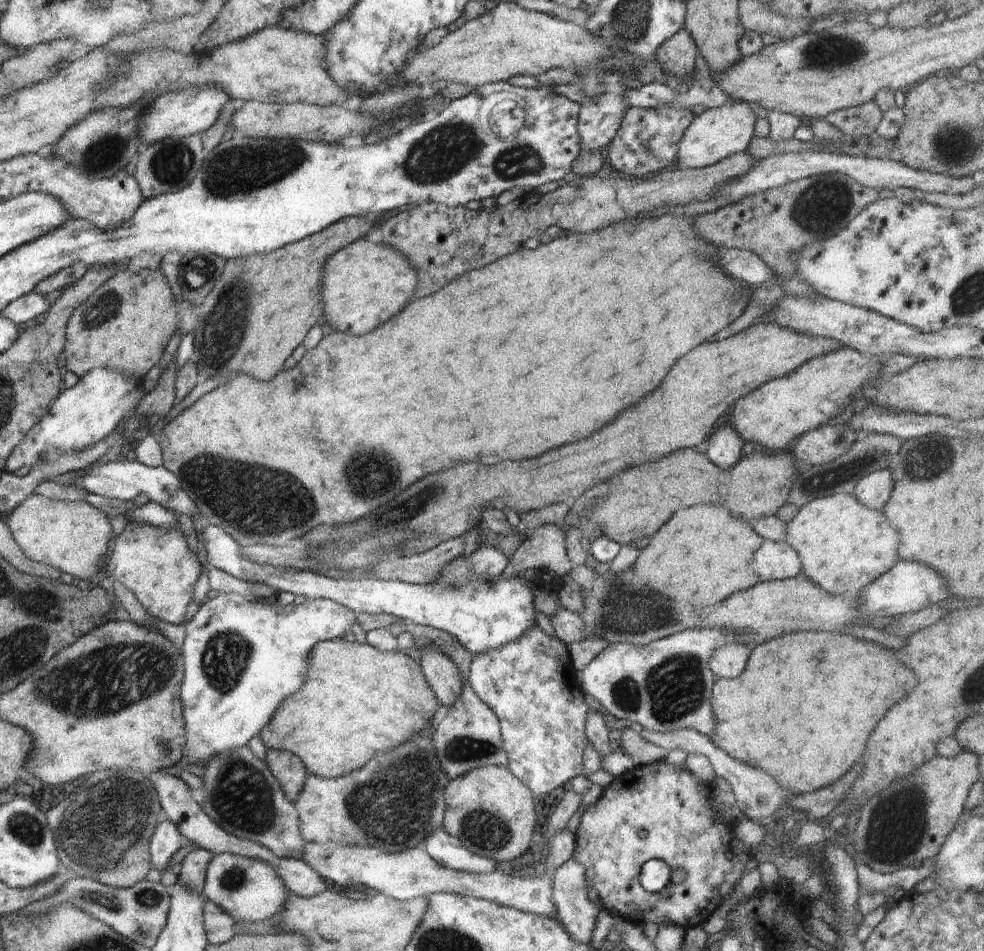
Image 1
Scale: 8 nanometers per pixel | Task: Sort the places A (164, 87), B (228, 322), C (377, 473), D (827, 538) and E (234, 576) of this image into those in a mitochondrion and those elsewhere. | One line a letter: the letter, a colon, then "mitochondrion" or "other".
A: other
B: mitochondrion
C: mitochondrion
D: other
E: other

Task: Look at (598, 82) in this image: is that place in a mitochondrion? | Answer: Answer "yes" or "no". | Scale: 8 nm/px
yes

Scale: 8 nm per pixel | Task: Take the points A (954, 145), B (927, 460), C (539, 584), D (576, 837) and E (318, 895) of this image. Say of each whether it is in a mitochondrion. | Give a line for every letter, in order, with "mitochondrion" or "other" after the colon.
A: mitochondrion
B: mitochondrion
C: other
D: other
E: other

